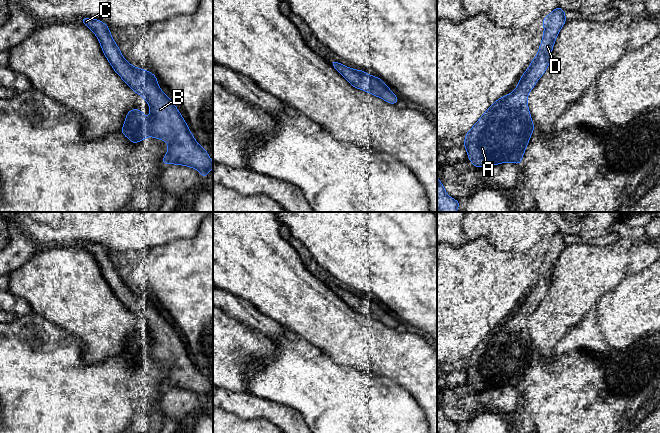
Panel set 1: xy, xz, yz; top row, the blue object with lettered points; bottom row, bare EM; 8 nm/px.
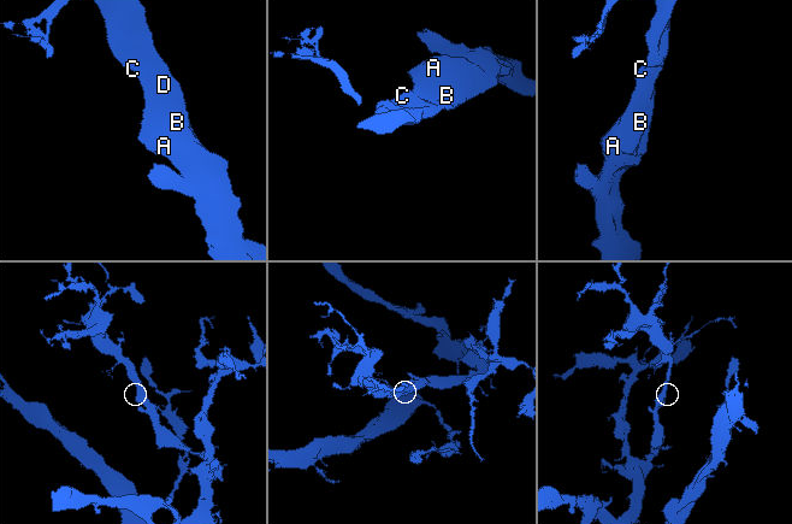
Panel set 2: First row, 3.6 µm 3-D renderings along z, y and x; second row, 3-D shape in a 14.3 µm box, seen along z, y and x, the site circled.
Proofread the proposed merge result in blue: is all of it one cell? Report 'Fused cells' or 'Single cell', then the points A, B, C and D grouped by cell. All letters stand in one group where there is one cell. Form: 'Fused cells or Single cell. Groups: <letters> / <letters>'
Single cell. Groups: A B C D

